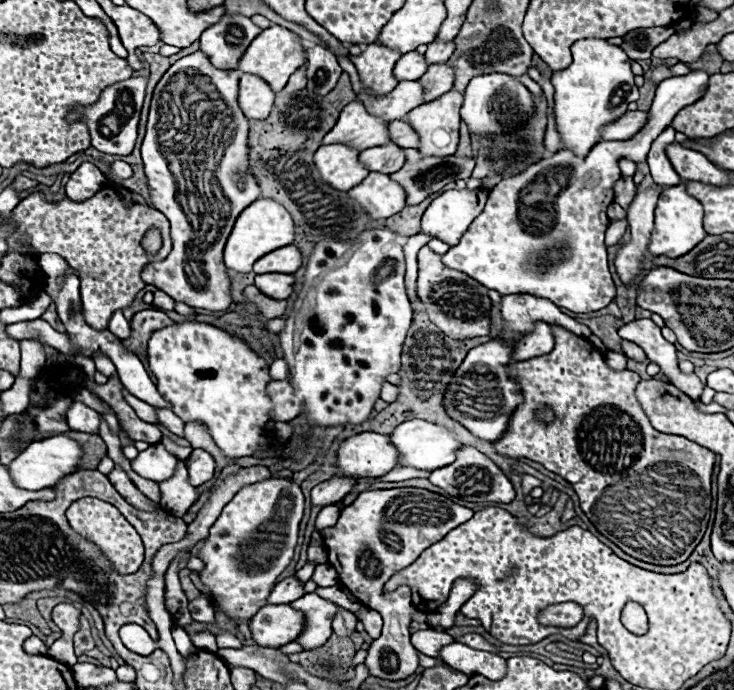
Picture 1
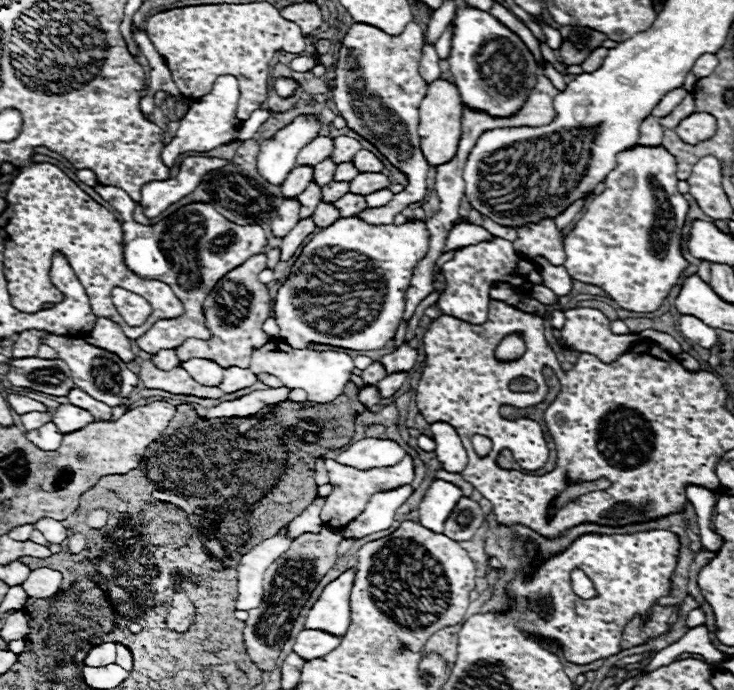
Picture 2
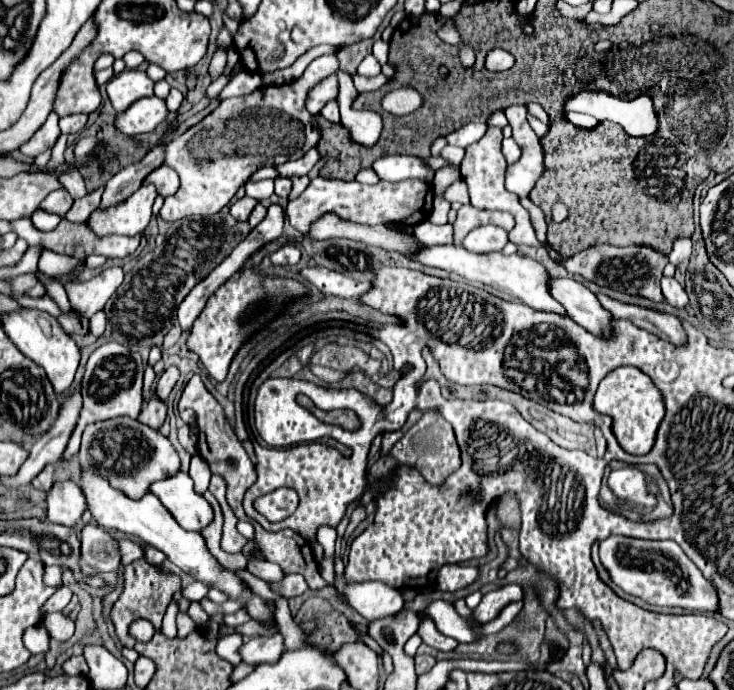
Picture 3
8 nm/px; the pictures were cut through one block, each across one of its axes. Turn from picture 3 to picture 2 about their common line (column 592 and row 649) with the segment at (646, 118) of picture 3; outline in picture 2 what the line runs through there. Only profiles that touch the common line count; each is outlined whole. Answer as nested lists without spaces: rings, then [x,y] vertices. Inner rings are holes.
[[[112,642],[94,646],[84,660],[86,666],[106,666],[110,662],[116,662],[116,644],[112,644]]]

